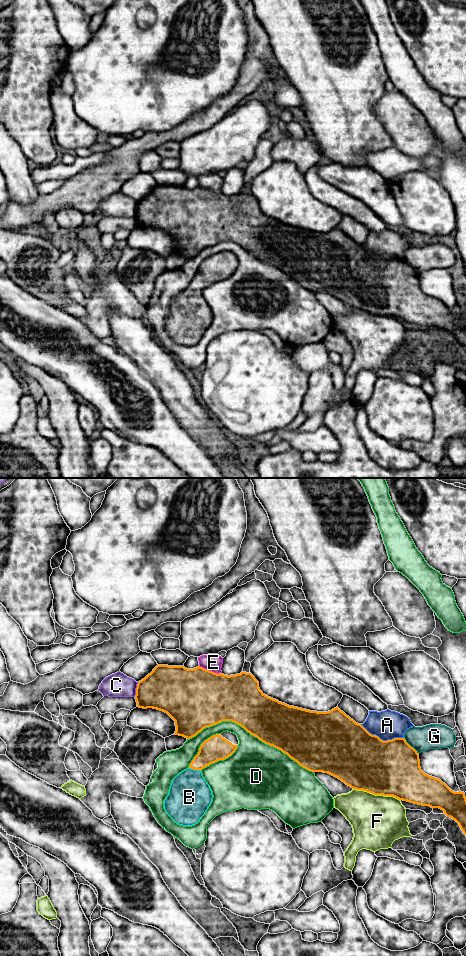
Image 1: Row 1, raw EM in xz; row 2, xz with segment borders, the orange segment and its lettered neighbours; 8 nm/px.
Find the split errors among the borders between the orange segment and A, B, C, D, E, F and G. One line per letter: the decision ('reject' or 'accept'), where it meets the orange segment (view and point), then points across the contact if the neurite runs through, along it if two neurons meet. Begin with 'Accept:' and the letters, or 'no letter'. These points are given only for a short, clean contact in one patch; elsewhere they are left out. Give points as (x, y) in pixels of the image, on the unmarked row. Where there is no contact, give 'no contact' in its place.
Accept: B
A: reject | xz (382, 260)
B: accept | xz (195, 289) | across xz (215, 268), (195, 289), (190, 301), (189, 317)
C: reject | xz (136, 209)
D: reject | xz (250, 253)
E: reject | xz (210, 191)
F: reject | xz (376, 314)
G: reject | xz (409, 265)

